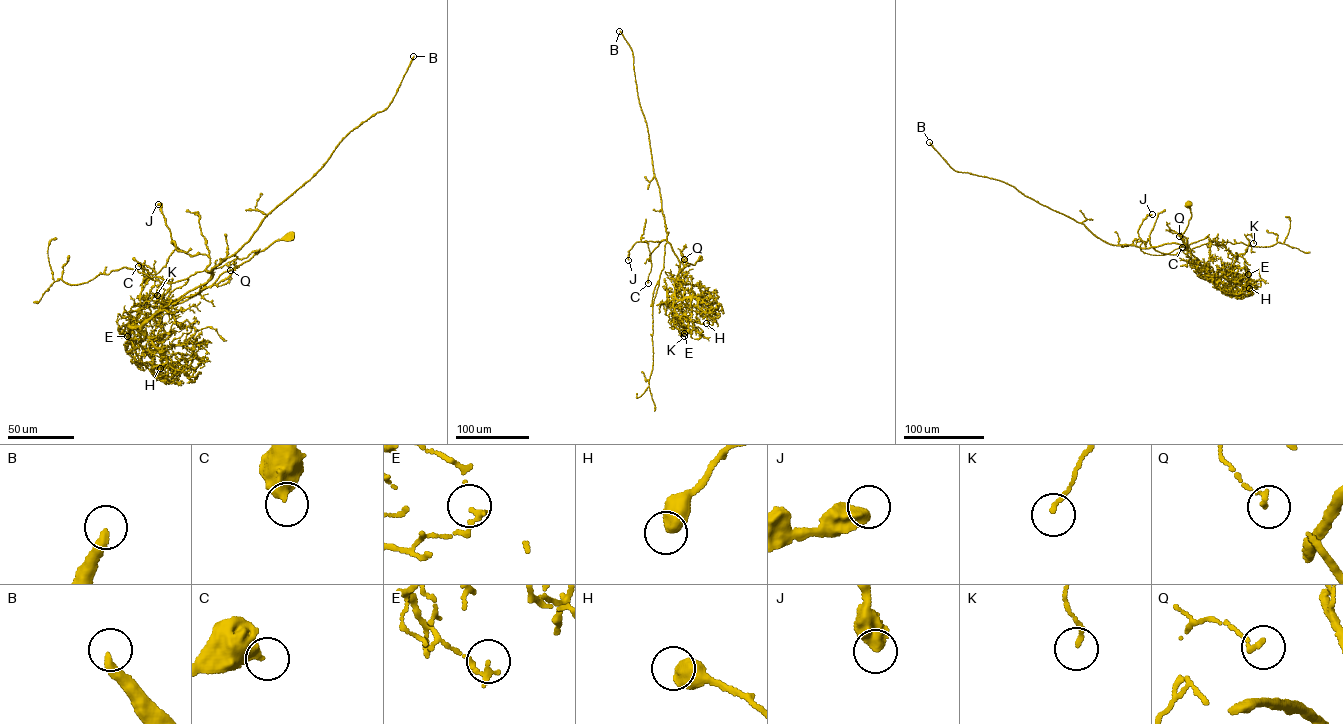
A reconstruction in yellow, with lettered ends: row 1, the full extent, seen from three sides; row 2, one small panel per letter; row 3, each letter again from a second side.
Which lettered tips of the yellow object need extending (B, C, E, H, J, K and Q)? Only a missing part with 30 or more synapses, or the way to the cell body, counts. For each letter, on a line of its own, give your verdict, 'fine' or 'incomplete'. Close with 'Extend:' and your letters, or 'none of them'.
B: incomplete
C: fine
E: fine
H: fine
J: fine
K: fine
Q: fine
Extend: B

